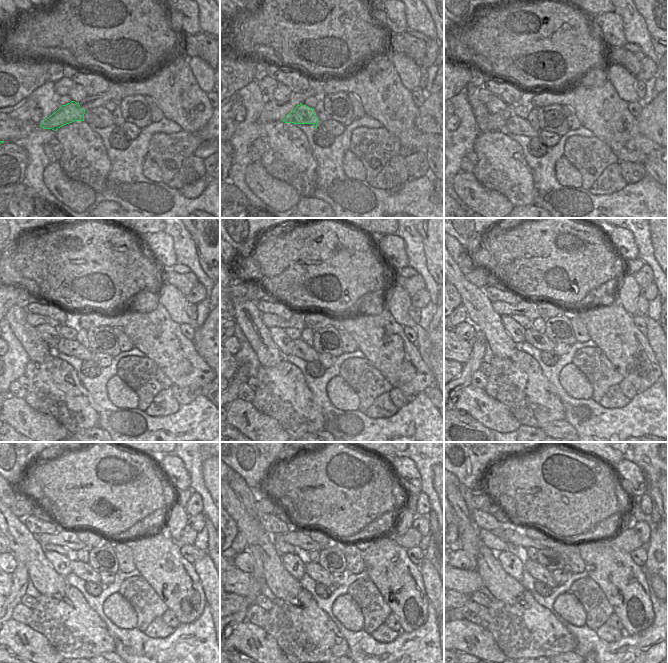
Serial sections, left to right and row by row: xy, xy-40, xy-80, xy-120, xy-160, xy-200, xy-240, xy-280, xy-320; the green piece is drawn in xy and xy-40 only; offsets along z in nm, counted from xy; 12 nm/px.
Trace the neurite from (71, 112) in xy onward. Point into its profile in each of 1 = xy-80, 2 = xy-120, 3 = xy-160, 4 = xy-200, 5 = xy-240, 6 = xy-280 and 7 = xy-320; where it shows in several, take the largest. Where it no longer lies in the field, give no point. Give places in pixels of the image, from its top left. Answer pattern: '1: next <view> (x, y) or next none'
1: next xy-80 (518, 125)
2: next xy-120 (75, 350)
3: next xy-160 (301, 349)
4: next xy-200 (530, 349)
5: next xy-240 (82, 570)
6: next xy-280 (313, 570)
7: next xy-320 (541, 574)

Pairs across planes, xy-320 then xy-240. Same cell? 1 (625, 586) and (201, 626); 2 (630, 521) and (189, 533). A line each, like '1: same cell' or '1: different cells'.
1: different cells
2: different cells

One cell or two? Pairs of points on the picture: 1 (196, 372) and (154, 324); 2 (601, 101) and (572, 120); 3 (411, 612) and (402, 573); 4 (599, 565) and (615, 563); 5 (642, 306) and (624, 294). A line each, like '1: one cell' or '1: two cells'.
1: one cell
2: two cells
3: one cell
4: one cell
5: two cells

